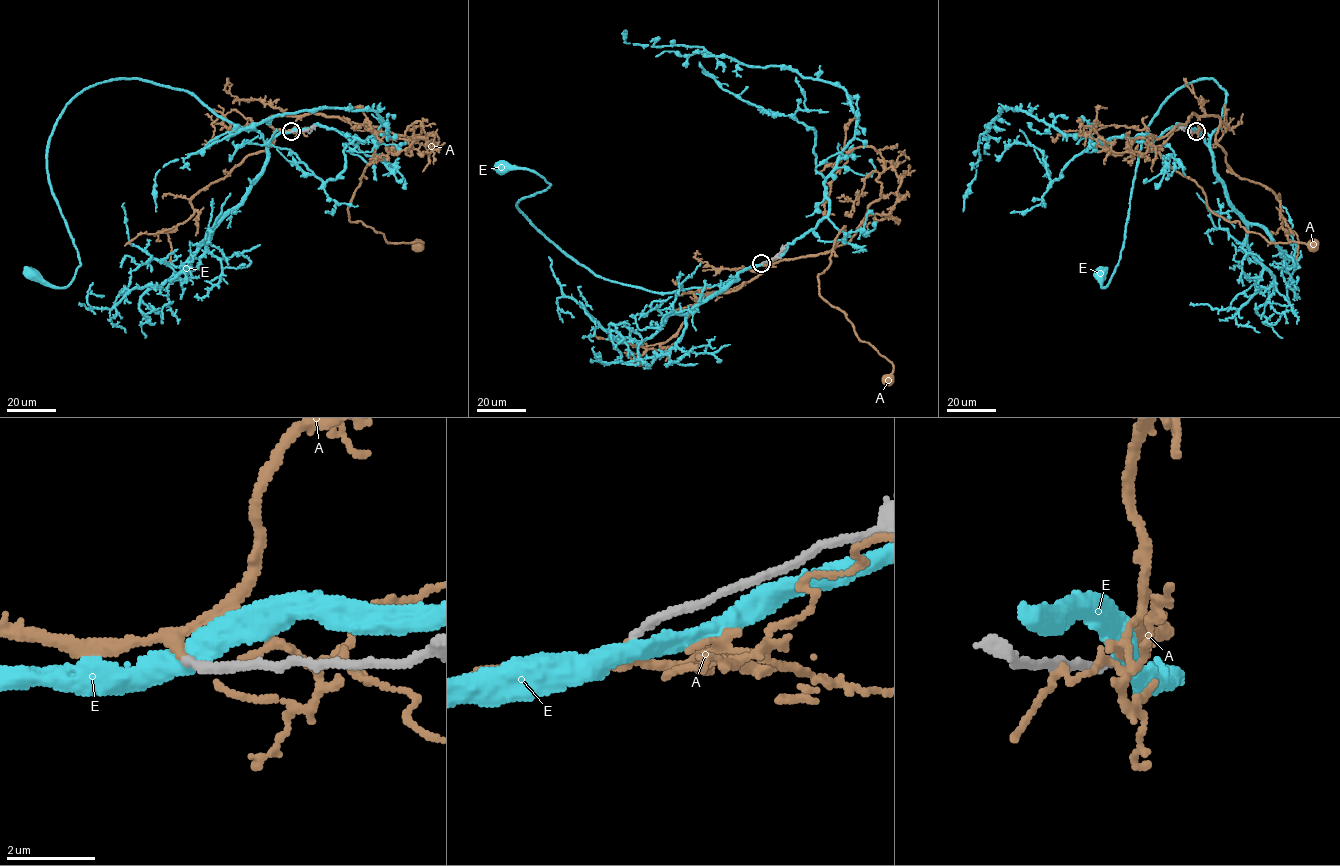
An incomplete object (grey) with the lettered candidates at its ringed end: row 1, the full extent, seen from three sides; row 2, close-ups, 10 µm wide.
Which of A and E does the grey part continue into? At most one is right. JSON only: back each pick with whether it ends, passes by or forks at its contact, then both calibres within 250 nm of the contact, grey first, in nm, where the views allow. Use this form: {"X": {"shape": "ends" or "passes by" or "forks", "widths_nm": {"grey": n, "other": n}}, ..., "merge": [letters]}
{"A": {"shape": "passes by", "widths_nm": {"grey": 200, "other": 200}}, "merge": ["A"]}

